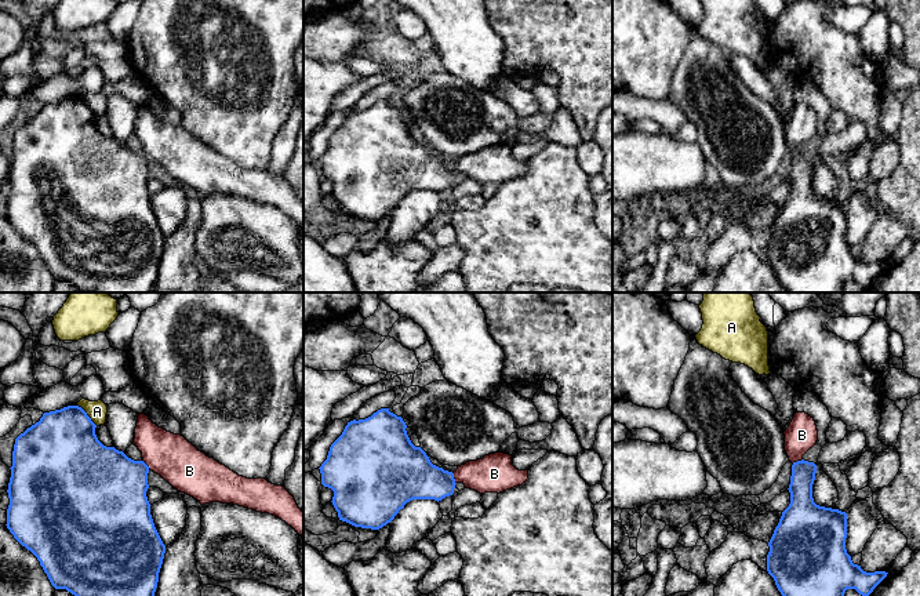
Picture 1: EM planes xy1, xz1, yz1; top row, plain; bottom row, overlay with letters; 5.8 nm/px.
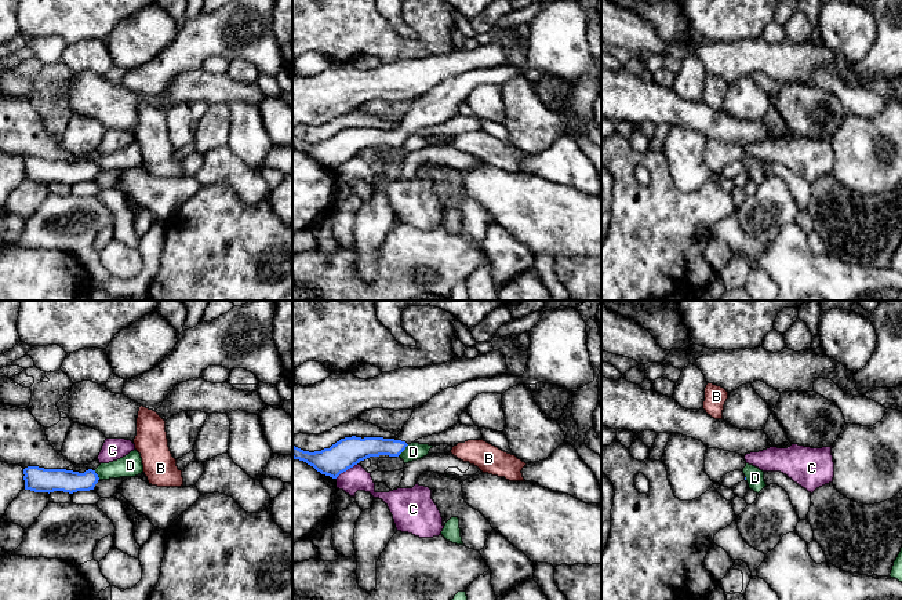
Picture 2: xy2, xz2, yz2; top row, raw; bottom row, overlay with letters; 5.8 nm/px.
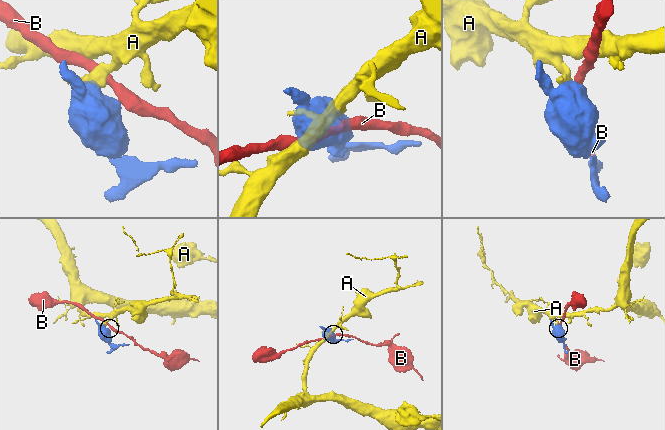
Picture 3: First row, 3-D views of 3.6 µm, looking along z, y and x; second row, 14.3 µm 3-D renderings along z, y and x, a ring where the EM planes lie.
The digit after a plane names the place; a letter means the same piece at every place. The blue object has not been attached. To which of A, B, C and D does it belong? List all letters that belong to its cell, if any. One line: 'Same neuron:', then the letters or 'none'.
Same neuron: none

